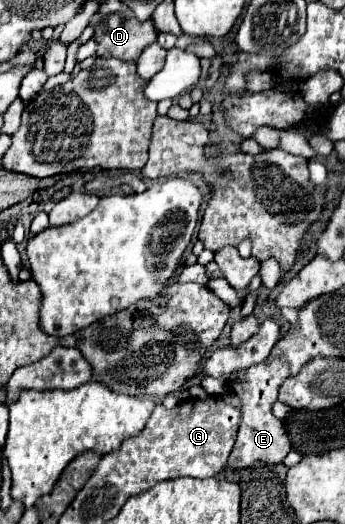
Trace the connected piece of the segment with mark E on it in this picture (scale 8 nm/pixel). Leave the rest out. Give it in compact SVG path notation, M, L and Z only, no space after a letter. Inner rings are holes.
M260 363L254 367L248 367L246 371L238 371L228 379L228 387L232 393L236 393L242 401L242 423L238 429L236 445L228 457L230 467L250 467L254 461L266 461L266 463L280 463L290 453L290 439L284 431L284 425L280 419L272 415L272 405L278 399L278 389L284 379L288 379L286 367L282 363Z

